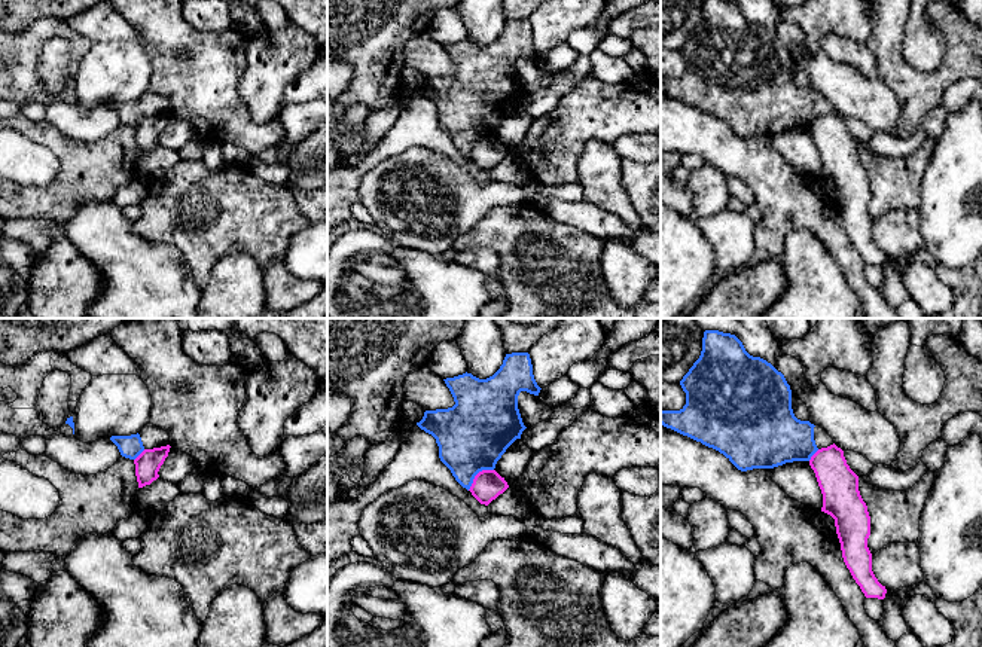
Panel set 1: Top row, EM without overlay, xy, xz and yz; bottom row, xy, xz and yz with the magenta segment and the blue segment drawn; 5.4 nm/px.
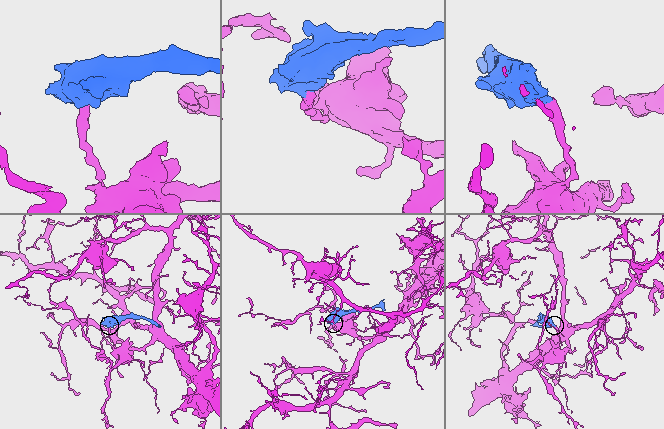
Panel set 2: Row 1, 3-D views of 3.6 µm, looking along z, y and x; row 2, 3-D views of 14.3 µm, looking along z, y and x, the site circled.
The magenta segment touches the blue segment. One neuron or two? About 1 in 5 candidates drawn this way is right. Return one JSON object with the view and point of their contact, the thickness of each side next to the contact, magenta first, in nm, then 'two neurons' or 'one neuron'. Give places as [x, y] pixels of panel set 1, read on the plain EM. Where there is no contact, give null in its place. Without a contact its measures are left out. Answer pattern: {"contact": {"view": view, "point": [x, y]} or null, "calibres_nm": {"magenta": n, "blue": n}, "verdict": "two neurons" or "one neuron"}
{"contact": {"view": "xz", "point": [476, 142]}, "calibres_nm": {"magenta": 160, "blue": 380}, "verdict": "two neurons"}

